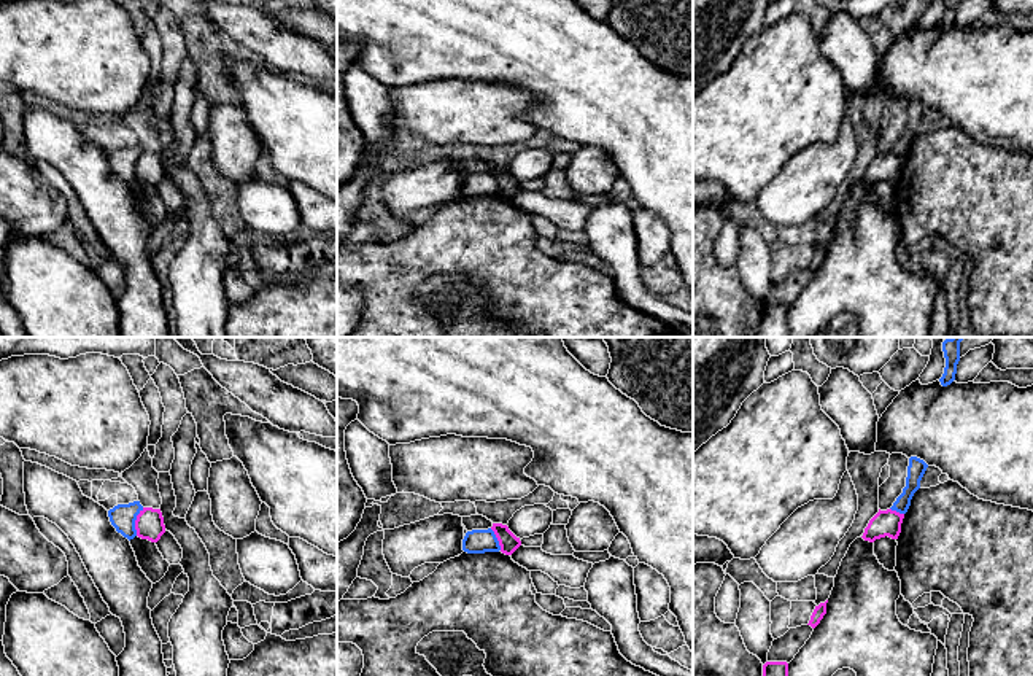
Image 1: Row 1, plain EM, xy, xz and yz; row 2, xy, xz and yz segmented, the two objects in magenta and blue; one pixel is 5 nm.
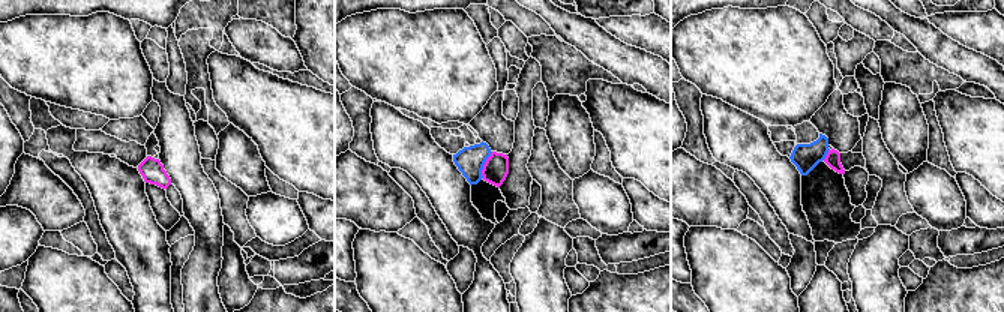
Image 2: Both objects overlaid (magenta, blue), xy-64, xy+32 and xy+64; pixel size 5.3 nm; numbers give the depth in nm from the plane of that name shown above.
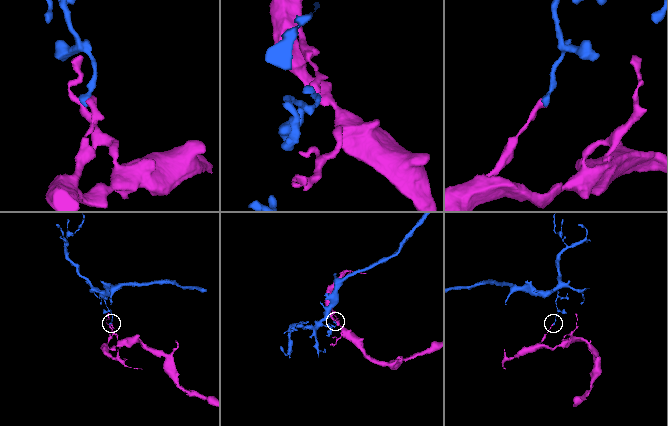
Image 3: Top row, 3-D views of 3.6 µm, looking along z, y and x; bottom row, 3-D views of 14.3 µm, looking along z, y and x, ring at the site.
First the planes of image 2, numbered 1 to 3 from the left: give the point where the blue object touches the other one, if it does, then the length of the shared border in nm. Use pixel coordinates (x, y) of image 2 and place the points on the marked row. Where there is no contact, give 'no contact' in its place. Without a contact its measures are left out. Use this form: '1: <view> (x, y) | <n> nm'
1: no contact
2: xy+32 (483, 165) | 160 nm
3: xy+64 (827, 155) | 70 nm

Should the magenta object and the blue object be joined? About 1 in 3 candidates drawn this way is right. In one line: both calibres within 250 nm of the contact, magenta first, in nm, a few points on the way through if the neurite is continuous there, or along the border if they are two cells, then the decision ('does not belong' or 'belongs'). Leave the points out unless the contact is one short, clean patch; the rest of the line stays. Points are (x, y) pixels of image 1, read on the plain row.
calibres 140 and 130 nm; does not belong

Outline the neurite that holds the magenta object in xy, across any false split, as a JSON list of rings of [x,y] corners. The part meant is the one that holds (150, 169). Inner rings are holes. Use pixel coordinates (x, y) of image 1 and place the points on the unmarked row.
[[[143,151],[135,164],[137,180],[157,186],[165,177],[164,161],[161,153]]]

